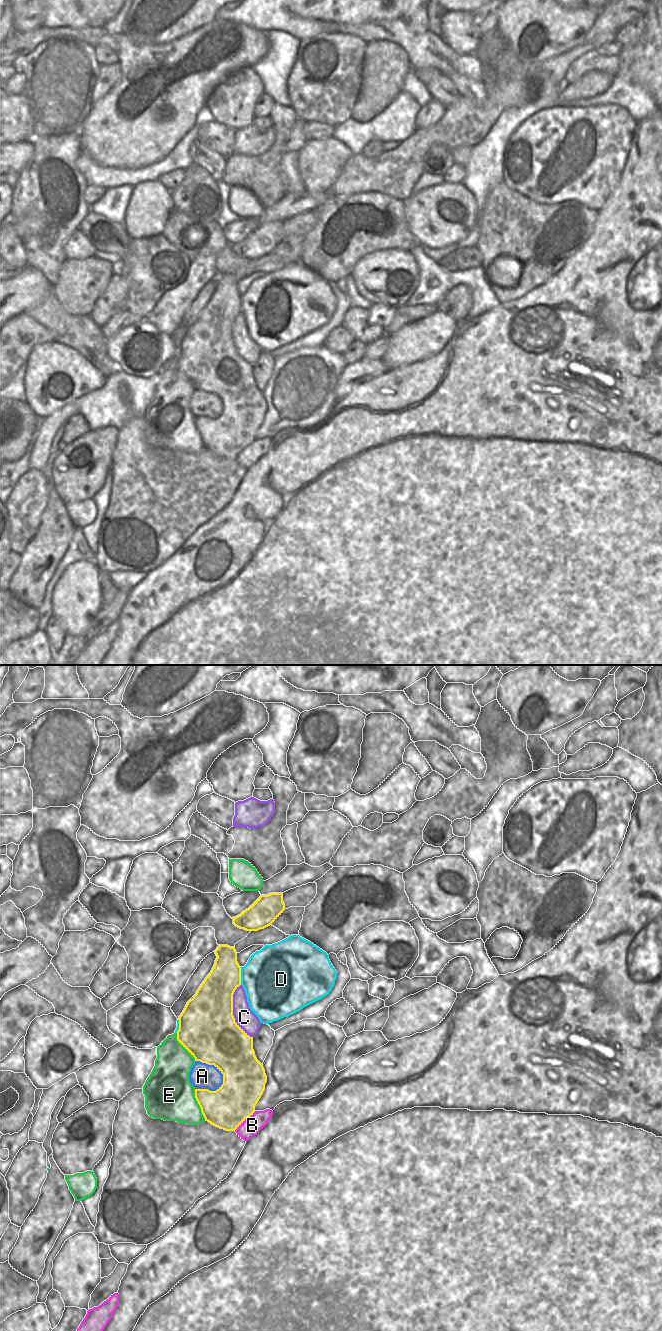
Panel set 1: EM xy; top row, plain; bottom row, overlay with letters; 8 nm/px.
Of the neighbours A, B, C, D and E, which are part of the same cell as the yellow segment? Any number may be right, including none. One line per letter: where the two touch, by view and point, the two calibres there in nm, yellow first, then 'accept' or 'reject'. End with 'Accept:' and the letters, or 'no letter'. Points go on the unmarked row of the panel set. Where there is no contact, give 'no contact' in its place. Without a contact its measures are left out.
A: contact xy (217, 396); calibres 420 and 200 nm; reject
B: contact xy (244, 448); calibres 340 and 150 nm; reject
C: contact xy (232, 339); calibres 460 and 160 nm; reject
D: contact xy (240, 304); calibres 280 and 460 nm; reject
E: contact xy (183, 374); calibres 460 and 300 nm; reject
Accept: no letter

